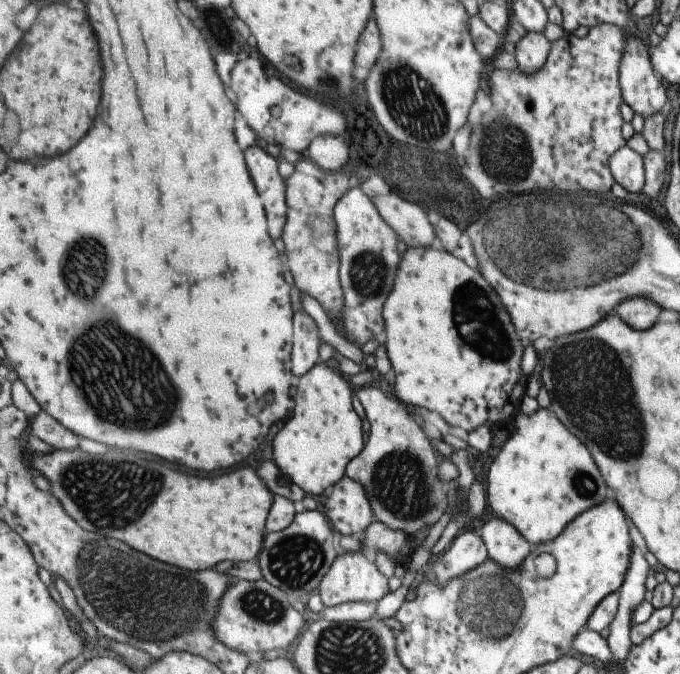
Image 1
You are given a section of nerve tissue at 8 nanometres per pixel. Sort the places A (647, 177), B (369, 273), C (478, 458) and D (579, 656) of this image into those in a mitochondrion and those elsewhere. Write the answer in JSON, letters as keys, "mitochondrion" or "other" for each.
{"A":"other","B":"mitochondrion","C":"other","D":"other"}

